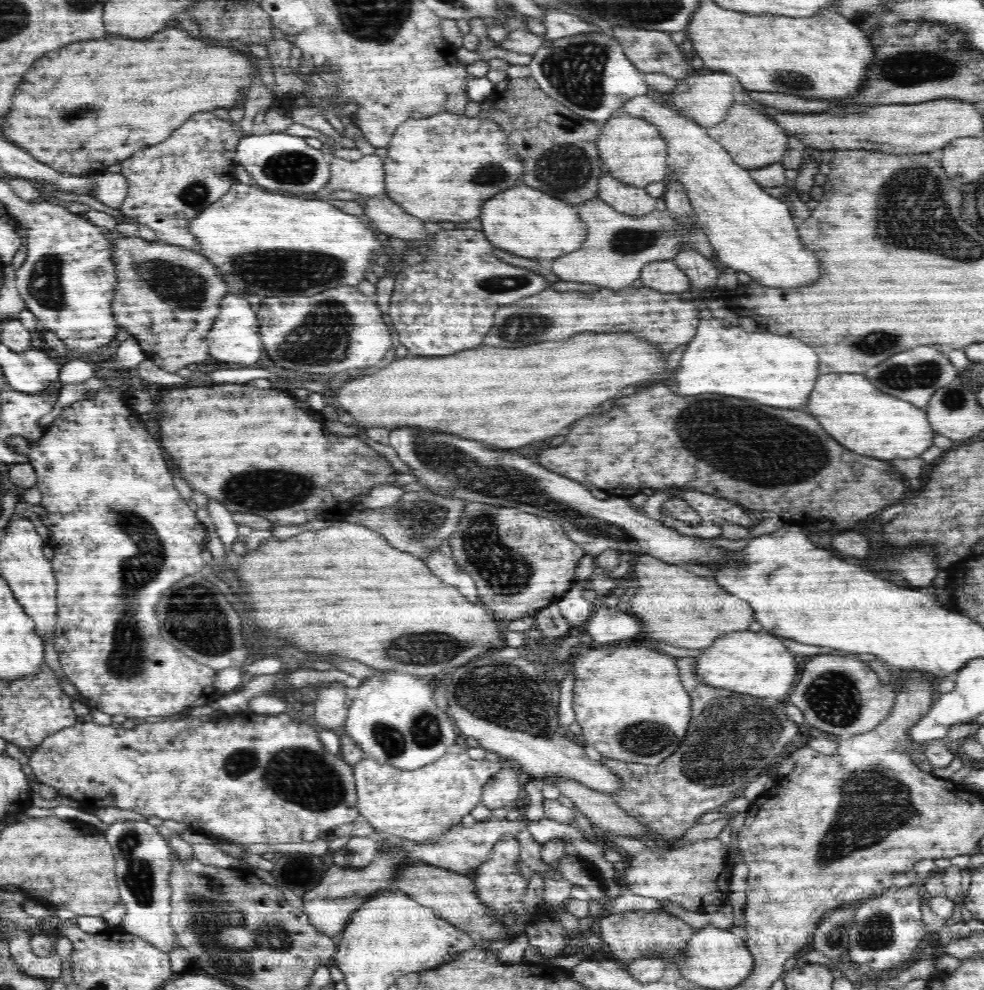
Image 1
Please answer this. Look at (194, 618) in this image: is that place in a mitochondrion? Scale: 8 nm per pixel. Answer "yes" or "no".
yes

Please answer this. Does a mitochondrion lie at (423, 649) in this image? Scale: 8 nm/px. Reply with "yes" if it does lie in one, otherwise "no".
yes

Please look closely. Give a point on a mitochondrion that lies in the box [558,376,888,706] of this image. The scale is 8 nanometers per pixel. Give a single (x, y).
(746, 443)

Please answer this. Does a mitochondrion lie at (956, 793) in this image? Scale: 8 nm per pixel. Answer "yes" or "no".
no

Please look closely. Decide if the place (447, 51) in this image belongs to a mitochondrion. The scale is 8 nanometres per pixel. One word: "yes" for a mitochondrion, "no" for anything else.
no

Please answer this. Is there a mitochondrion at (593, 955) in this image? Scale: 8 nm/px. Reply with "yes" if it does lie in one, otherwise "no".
no

